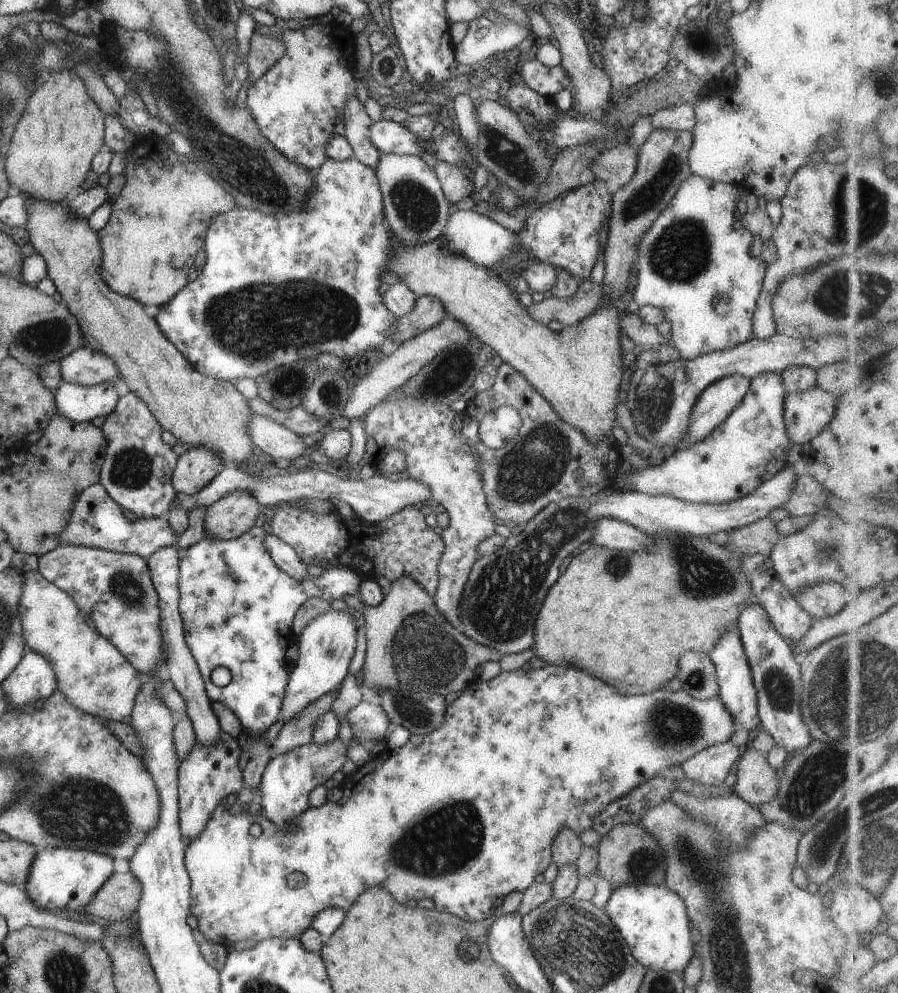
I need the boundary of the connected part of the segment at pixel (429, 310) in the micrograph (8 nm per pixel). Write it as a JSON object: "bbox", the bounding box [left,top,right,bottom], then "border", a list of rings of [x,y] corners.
{"bbox":[391,296,446,344],"border":[[[416,296],[415,304],[407,314],[397,316],[393,320],[391,342],[401,344],[413,336],[428,330],[446,318],[441,302],[433,296]]]}

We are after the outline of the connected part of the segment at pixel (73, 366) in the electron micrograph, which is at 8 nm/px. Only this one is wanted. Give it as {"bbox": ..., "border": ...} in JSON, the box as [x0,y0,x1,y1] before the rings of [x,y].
{"bbox":[58,347,121,386],"border":[[[87,347],[73,350],[58,362],[61,379],[72,384],[95,386],[101,382],[121,386],[119,370],[113,360]]]}

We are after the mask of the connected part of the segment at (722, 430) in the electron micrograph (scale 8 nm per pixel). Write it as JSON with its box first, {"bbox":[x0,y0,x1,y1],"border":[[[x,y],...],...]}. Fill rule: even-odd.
{"bbox":[617,372,791,504],"border":[[[765,372],[751,378],[741,402],[731,412],[727,412],[725,420],[719,422],[703,440],[667,454],[666,459],[659,466],[625,472],[627,478],[619,482],[617,488],[625,492],[641,492],[648,496],[667,494],[689,503],[718,504],[741,498],[743,494],[755,490],[763,480],[767,480],[769,476],[773,476],[788,464],[787,450],[791,443],[787,440],[783,421],[785,396],[785,388],[781,384],[779,373]]]}

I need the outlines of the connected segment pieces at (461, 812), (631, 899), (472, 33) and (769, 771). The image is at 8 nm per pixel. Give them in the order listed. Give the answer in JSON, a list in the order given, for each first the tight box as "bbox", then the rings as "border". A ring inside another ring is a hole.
[{"bbox":[184,666,734,949],"border":[[[543,666],[543,668],[539,668],[539,670],[527,670],[527,672],[522,672],[521,669],[513,670],[511,672],[504,672],[501,671],[497,676],[491,678],[491,680],[487,680],[487,682],[482,682],[481,680],[472,681],[470,684],[467,684],[463,691],[451,704],[446,706],[445,715],[443,718],[443,722],[441,722],[441,726],[439,728],[435,728],[433,732],[429,732],[429,734],[420,735],[410,735],[409,739],[403,746],[399,746],[398,748],[389,748],[383,750],[378,756],[371,758],[364,766],[357,767],[355,772],[351,773],[340,782],[339,788],[341,790],[341,800],[339,802],[325,802],[321,804],[319,808],[307,808],[305,812],[301,812],[299,814],[299,818],[295,820],[295,824],[291,824],[289,828],[277,828],[275,824],[271,824],[271,820],[267,820],[263,814],[259,814],[259,816],[251,816],[247,814],[247,812],[243,812],[240,814],[231,815],[229,814],[228,810],[229,807],[225,806],[225,802],[222,799],[215,808],[213,808],[213,812],[211,812],[211,816],[207,818],[207,822],[205,822],[205,826],[201,828],[201,832],[199,834],[195,834],[195,838],[193,840],[189,840],[185,843],[185,850],[184,850],[184,866],[185,871],[187,872],[189,881],[190,881],[190,888],[189,888],[189,899],[190,899],[190,914],[195,916],[197,919],[197,926],[198,930],[201,934],[205,937],[205,940],[208,942],[221,945],[226,949],[233,944],[233,942],[237,942],[238,940],[243,939],[253,939],[255,942],[260,942],[261,940],[266,939],[289,939],[289,938],[298,938],[301,936],[301,932],[303,930],[307,930],[311,926],[311,922],[313,916],[317,914],[317,912],[321,912],[323,908],[339,908],[341,911],[347,911],[347,908],[353,904],[353,900],[355,900],[355,896],[359,894],[359,892],[363,892],[365,888],[371,888],[371,886],[383,886],[399,904],[405,904],[407,900],[421,900],[421,898],[429,898],[429,900],[439,900],[439,910],[443,910],[443,912],[451,912],[451,914],[455,915],[458,918],[465,918],[465,921],[472,921],[478,922],[487,918],[487,916],[493,911],[493,902],[497,900],[497,898],[504,898],[506,894],[510,892],[523,892],[526,890],[535,880],[536,874],[540,875],[545,871],[545,868],[549,866],[552,862],[552,856],[550,854],[551,849],[551,842],[553,842],[553,838],[557,836],[557,832],[563,828],[563,826],[567,826],[571,828],[573,832],[577,835],[581,834],[581,832],[585,832],[585,830],[591,829],[591,820],[593,820],[593,816],[597,814],[597,812],[601,812],[611,800],[617,800],[619,796],[624,796],[631,790],[631,788],[635,788],[635,786],[639,786],[639,784],[643,784],[645,780],[649,780],[654,776],[658,776],[658,770],[662,768],[669,768],[673,765],[679,765],[683,760],[687,760],[689,756],[693,756],[699,752],[699,750],[703,750],[703,748],[712,746],[716,743],[723,743],[724,741],[729,741],[731,734],[734,732],[734,725],[733,718],[731,718],[731,714],[727,712],[727,708],[723,706],[723,702],[718,698],[718,696],[713,696],[713,698],[705,698],[704,700],[697,701],[695,698],[690,698],[687,696],[686,693],[683,693],[681,690],[677,692],[671,692],[669,689],[665,687],[653,690],[652,692],[647,692],[647,694],[641,695],[629,695],[623,694],[615,688],[611,688],[609,684],[603,684],[601,680],[595,680],[595,678],[591,678],[591,676],[587,676],[585,672],[581,672],[581,670],[575,670],[575,668],[571,668],[571,666]],[[499,828],[499,844],[493,844],[493,836],[495,836],[495,830]]]},{"bbox":[602,884,694,972],"border":[[[623,884],[611,889],[602,909],[640,966],[655,972],[683,972],[694,954],[694,943],[686,910],[675,892],[663,884]]]},{"bbox":[454,18,531,64],"border":[[[473,18],[467,22],[463,41],[454,46],[455,64],[478,63],[490,55],[502,54],[519,45],[529,34],[531,26],[521,26],[511,19],[492,24],[487,18]]]},{"bbox":[731,746,779,805],"border":[[[750,746],[743,748],[732,771],[737,779],[731,789],[738,798],[749,805],[767,802],[775,796],[779,772],[771,768],[765,756]]]}]

